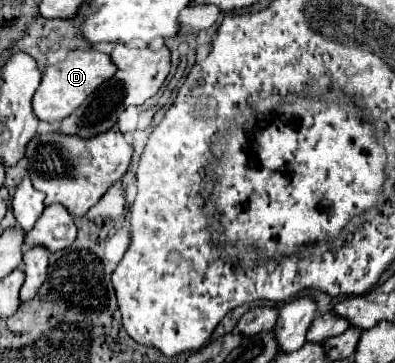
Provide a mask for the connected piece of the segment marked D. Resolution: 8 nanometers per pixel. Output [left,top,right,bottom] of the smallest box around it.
[33,49,115,121]

